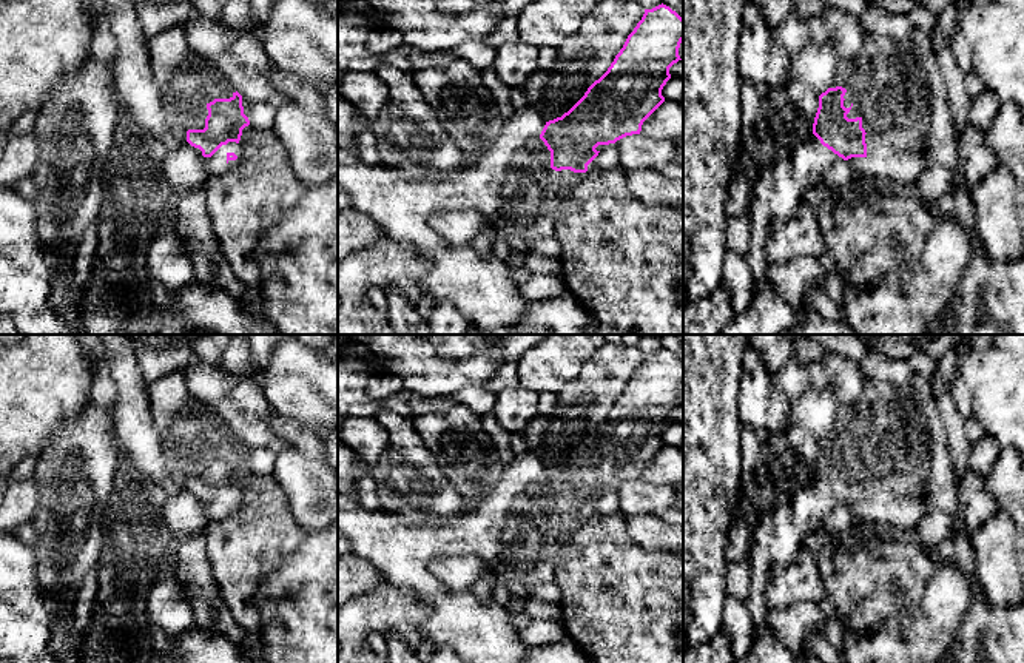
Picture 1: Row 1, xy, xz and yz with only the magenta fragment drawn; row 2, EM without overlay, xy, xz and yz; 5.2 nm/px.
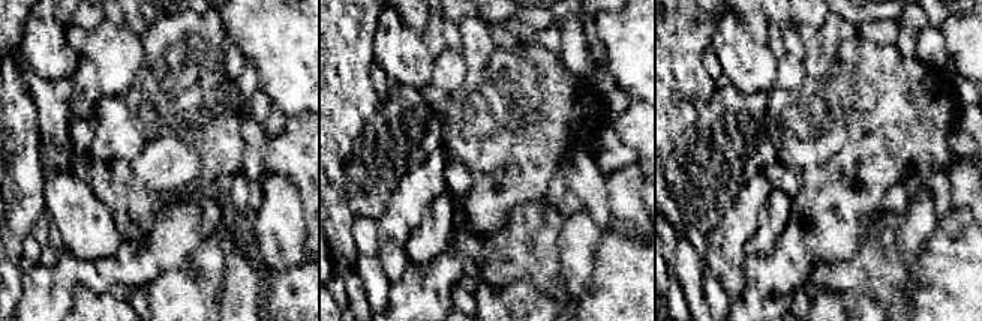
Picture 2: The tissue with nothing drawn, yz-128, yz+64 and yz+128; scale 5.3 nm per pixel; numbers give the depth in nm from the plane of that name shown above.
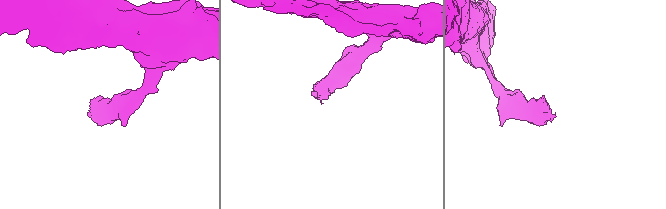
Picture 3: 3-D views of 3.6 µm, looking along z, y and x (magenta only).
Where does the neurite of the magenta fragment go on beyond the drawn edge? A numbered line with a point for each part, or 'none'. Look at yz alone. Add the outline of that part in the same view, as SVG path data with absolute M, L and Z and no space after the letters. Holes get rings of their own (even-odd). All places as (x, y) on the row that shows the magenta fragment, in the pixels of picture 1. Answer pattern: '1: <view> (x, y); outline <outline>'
1: yz (892, 105); outline M865 31L861 54L850 62L840 63L839 68L840 74L837 83L839 86L850 91L853 103L847 117L861 117L862 128L867 133L867 174L884 176L888 171L898 185L916 185L925 168L925 159L930 143L930 109L925 106L928 86L918 51L910 40L896 42L884 34ZM896 56L902 57L902 66L896 72L887 71L885 65L888 63L888 59Z

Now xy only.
1: xy (188, 82); outline M174 25L148 42L148 52L151 59L151 71L154 80L162 93L167 123L170 130L182 140L187 142L188 130L204 130L208 116L207 105L214 99L230 99L233 93L219 93L217 85L227 79L217 68L207 59L197 56L187 42L184 25Z

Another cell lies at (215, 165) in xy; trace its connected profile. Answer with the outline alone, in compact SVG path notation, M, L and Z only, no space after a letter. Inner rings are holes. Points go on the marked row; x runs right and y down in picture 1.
M222 145L211 157L204 157L202 151L199 148L191 146L199 157L202 159L202 163L208 173L208 177L219 176L227 168L227 148Z

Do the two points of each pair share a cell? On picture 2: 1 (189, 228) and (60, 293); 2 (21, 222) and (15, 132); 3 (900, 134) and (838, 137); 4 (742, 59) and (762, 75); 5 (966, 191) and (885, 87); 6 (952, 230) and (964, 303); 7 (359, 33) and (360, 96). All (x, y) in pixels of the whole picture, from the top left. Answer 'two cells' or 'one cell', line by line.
1: one cell
2: one cell
3: two cells
4: one cell
5: two cells
6: one cell
7: one cell

